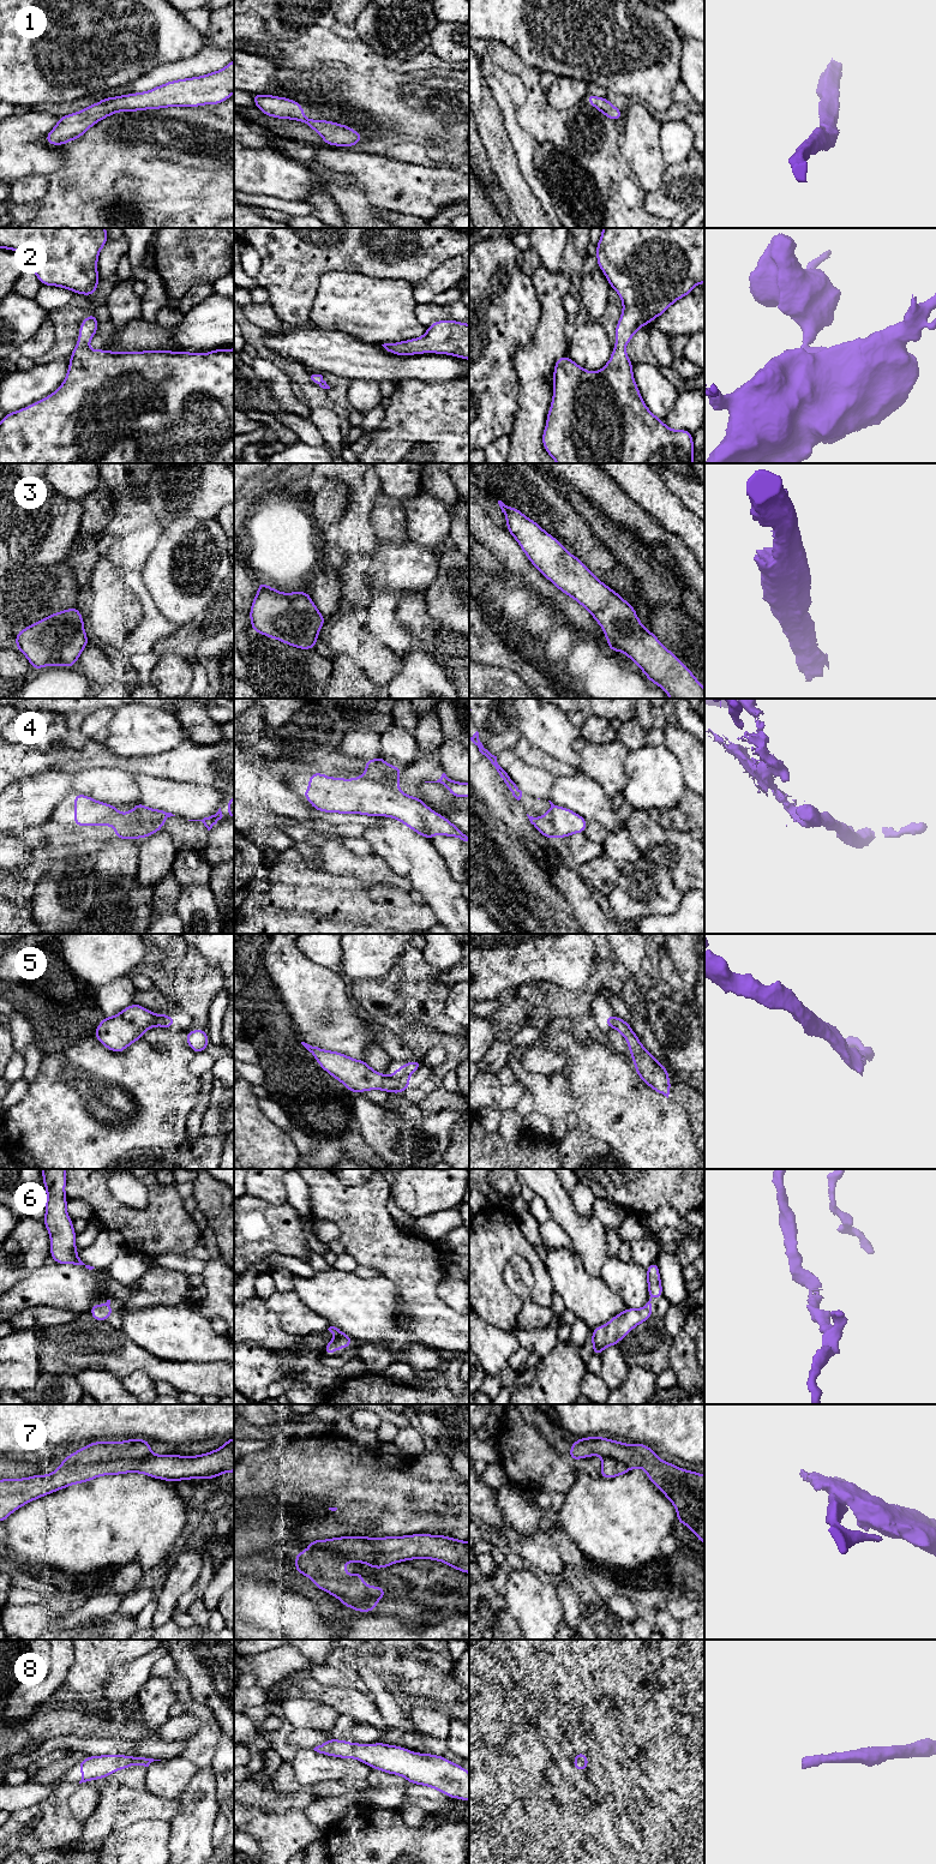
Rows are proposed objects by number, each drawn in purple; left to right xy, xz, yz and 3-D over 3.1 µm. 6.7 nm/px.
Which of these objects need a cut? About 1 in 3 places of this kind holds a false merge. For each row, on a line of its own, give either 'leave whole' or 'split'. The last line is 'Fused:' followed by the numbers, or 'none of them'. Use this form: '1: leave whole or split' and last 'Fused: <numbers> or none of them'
1: leave whole
2: leave whole
3: leave whole
4: split
5: split
6: leave whole
7: split
8: leave whole
Fused: 4, 5, 7

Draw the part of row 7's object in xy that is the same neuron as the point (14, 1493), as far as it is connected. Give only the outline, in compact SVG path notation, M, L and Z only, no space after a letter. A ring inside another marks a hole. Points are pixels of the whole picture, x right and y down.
M234 1438L198 1456L149 1455L140 1460L119 1458L88 1464L67 1464L47 1475L0 1480L0 1522L23 1505L71 1485L102 1475L142 1473L166 1481L205 1479L234 1472Z

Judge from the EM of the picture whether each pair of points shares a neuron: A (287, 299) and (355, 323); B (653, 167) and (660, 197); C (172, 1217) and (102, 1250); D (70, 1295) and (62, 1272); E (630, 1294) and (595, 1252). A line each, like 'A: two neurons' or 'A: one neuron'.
A: two neurons
B: two neurons
C: two neurons
D: one neuron
E: two neurons

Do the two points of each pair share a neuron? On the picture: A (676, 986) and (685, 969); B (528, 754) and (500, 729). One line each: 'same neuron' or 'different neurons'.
A: different neurons
B: different neurons

